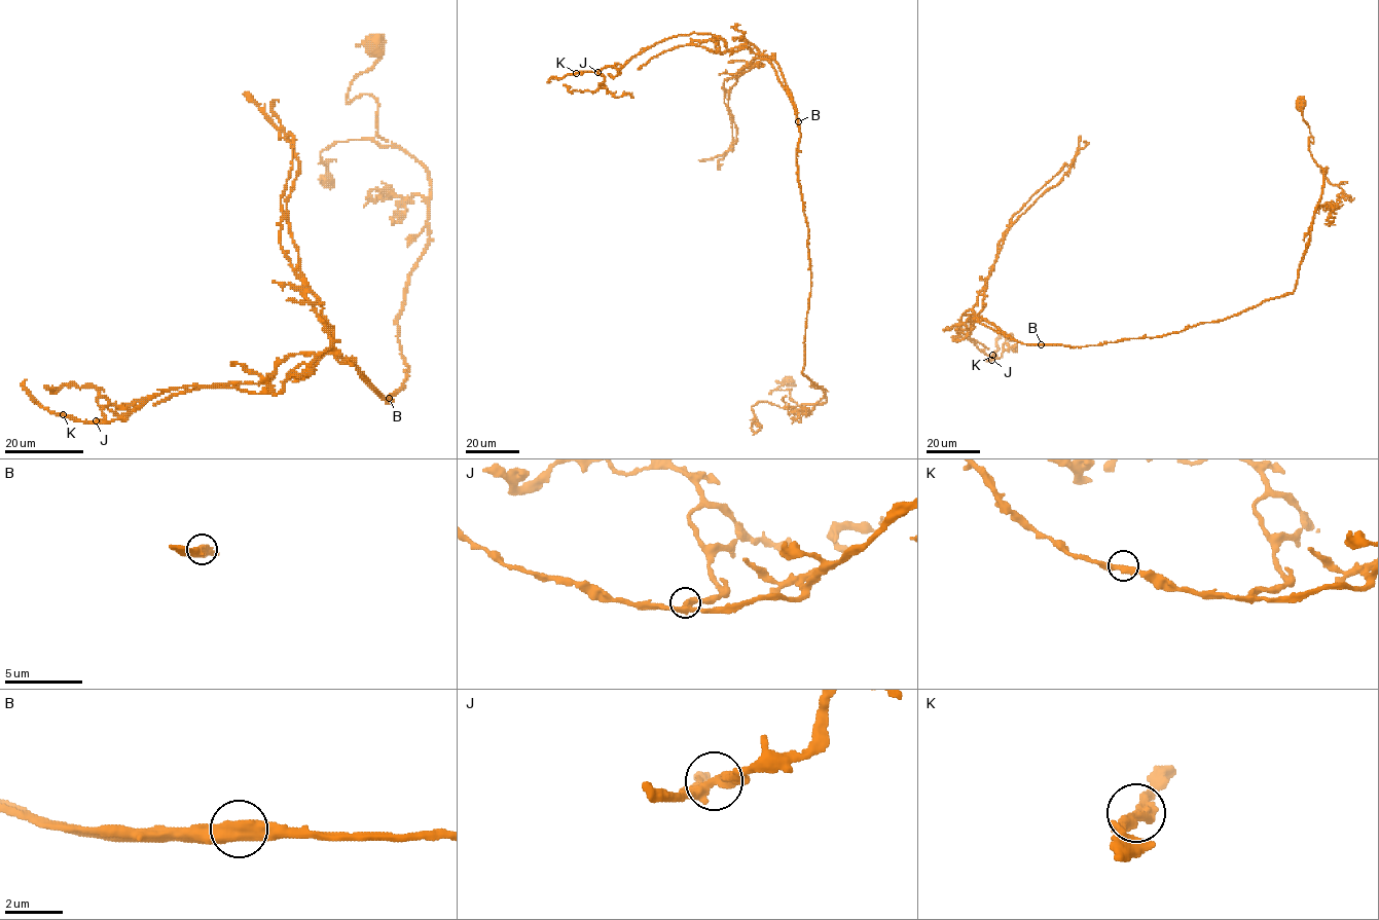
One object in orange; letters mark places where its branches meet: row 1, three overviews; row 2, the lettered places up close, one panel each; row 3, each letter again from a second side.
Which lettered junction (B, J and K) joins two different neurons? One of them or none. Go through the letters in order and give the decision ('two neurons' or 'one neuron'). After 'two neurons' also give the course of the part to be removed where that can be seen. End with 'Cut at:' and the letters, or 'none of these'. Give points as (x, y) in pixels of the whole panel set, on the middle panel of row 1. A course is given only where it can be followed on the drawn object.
B: two neurons; course (797, 121), (797, 108), (778, 65), (760, 53), (724, 81), (732, 144), (718, 167), (723, 163)
J: one neuron
K: one neuron
Cut at: B

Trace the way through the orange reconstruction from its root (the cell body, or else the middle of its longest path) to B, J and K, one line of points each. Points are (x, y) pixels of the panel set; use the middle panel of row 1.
B: (788, 380), (769, 395), (790, 389), (799, 404), (827, 400), (802, 372), (811, 264), (797, 121)
J: (788, 380), (769, 395), (827, 400), (802, 372), (811, 264), (799, 125), (773, 67), (692, 33), (597, 72)
K: (788, 380), (769, 395), (827, 400), (802, 372), (799, 125), (773, 67), (692, 33), (576, 73)

